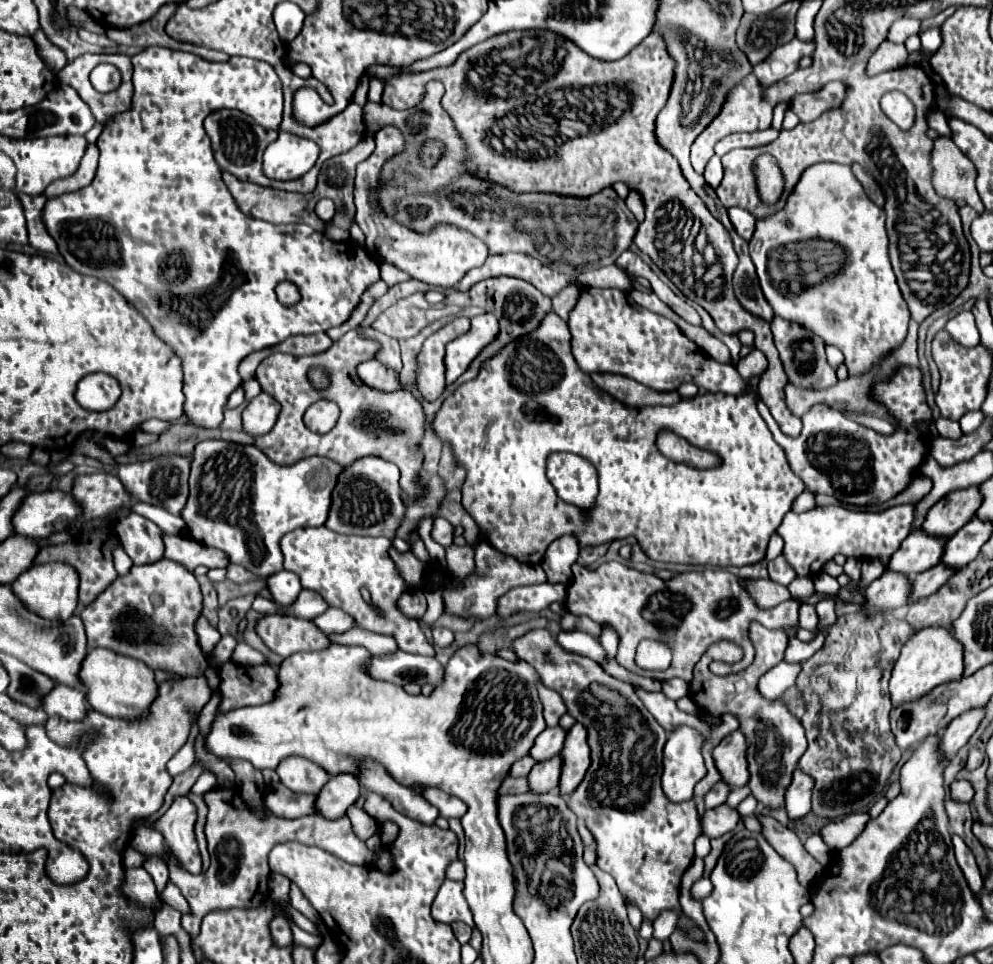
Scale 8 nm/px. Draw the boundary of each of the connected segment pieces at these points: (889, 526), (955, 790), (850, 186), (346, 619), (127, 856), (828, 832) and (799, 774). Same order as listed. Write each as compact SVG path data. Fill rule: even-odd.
M915 503L895 505L879 513L869 511L851 511L839 505L815 507L807 513L789 511L777 533L783 537L785 547L783 555L793 565L799 577L815 577L825 561L829 561L837 553L847 553L847 557L855 559L877 559L885 567L889 565L891 555L899 549L901 541L911 533L911 525L915 521Z
M955 781L951 785L951 795L957 799L957 801L971 801L975 791L973 791L973 785L969 781Z
M839 163L807 167L799 183L793 187L791 199L787 199L785 207L775 215L757 221L757 229L749 241L761 289L775 315L799 321L799 325L815 329L827 345L837 345L845 355L849 373L863 373L863 369L871 369L885 357L885 353L899 347L907 335L909 309L897 287L887 247L885 211L865 195L861 183L851 173L851 167Z
M329 607L321 617L315 617L315 619L311 619L311 621L313 621L313 625L315 625L317 629L321 629L321 631L327 633L327 635L329 635L329 633L343 633L343 631L347 631L347 629L353 627L351 617L343 610L335 607Z
M125 847L125 851L123 851L123 865L125 865L125 867L143 867L147 859L149 859L147 855L139 853L139 851L133 849L133 847Z
M853 813L853 815L847 815L845 819L831 821L819 831L819 835L827 841L827 845L831 845L831 849L839 851L851 845L851 841L863 831L869 819L871 819L869 813Z
M795 769L793 781L787 789L785 809L791 819L801 819L811 811L811 793L815 787L815 779L801 769Z

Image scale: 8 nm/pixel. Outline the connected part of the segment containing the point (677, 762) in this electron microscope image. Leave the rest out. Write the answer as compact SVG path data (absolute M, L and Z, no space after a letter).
M677 725L669 735L667 735L667 743L663 749L663 791L665 797L673 803L681 803L681 801L689 801L693 797L693 787L707 775L705 763L703 763L703 755L701 755L701 745L705 743L705 737L689 727L689 725Z

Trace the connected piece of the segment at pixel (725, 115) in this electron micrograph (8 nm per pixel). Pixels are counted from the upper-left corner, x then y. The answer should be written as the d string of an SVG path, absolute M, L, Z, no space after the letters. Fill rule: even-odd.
M749 75L737 89L733 89L727 97L727 103L723 105L719 117L697 137L697 141L693 143L693 149L691 149L691 163L695 165L695 171L697 173L703 173L707 161L715 155L713 147L717 141L721 141L725 135L729 133L753 133L753 131L763 131L771 125L771 115L773 113L761 113L761 115L769 115L769 117L763 117L763 121L759 121L757 117L757 109L753 109L753 105L777 105L781 99L781 83L783 81L777 81L775 85L769 85L763 89L763 85L757 81L755 75Z

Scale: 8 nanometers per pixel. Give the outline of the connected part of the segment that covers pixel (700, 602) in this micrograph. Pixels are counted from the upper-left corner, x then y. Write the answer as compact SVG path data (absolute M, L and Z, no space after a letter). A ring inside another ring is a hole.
M607 561L597 569L587 569L579 563L573 565L573 583L569 585L567 609L575 615L589 615L599 625L613 625L619 633L619 653L617 661L633 673L643 677L653 677L657 681L667 681L671 677L681 677L685 681L693 679L693 667L717 639L729 639L743 647L745 657L735 665L711 667L715 675L739 673L753 663L755 649L749 639L749 625L753 621L769 629L789 629L795 635L799 623L799 601L789 599L771 609L761 609L741 587L739 579L725 571L689 571L673 575L667 583L653 573L643 573L631 569L619 561ZM641 639L663 639L671 643L673 661L665 671L645 671L635 665L635 651Z

